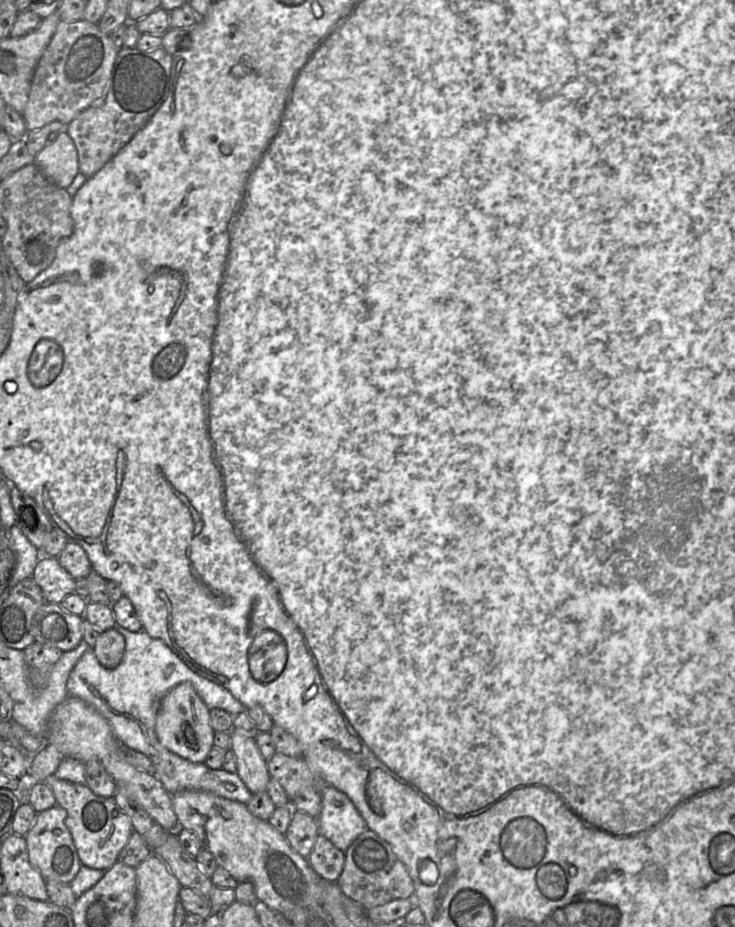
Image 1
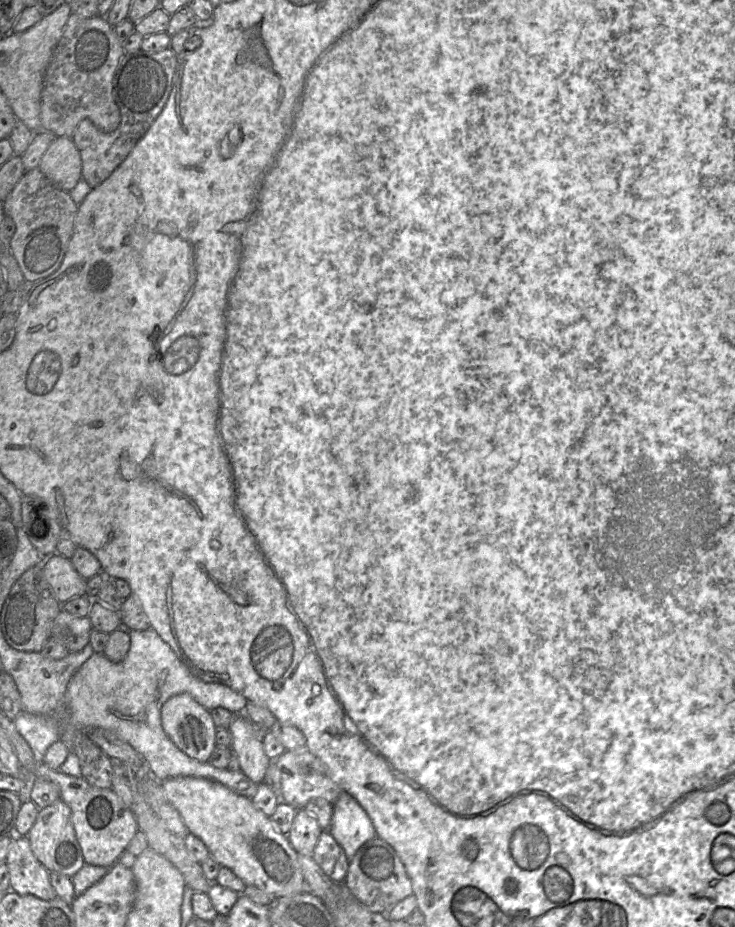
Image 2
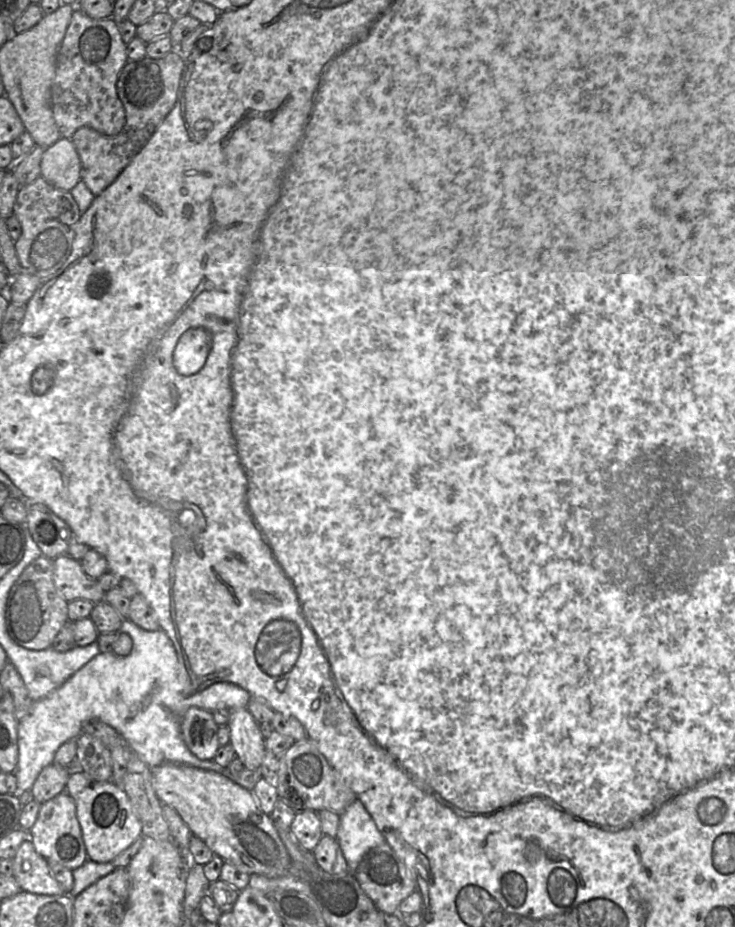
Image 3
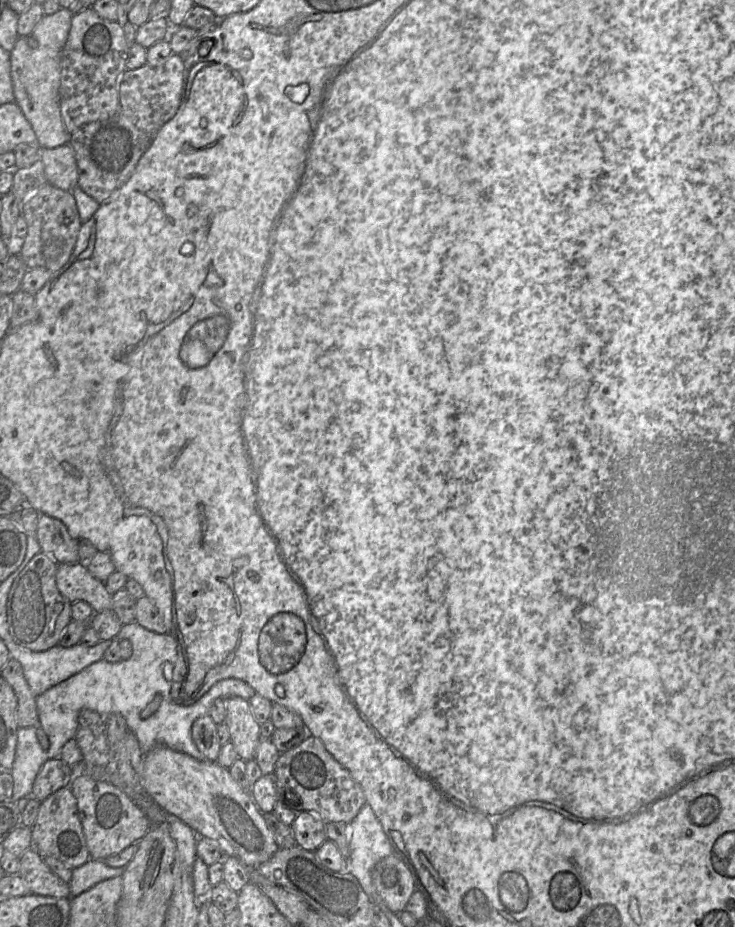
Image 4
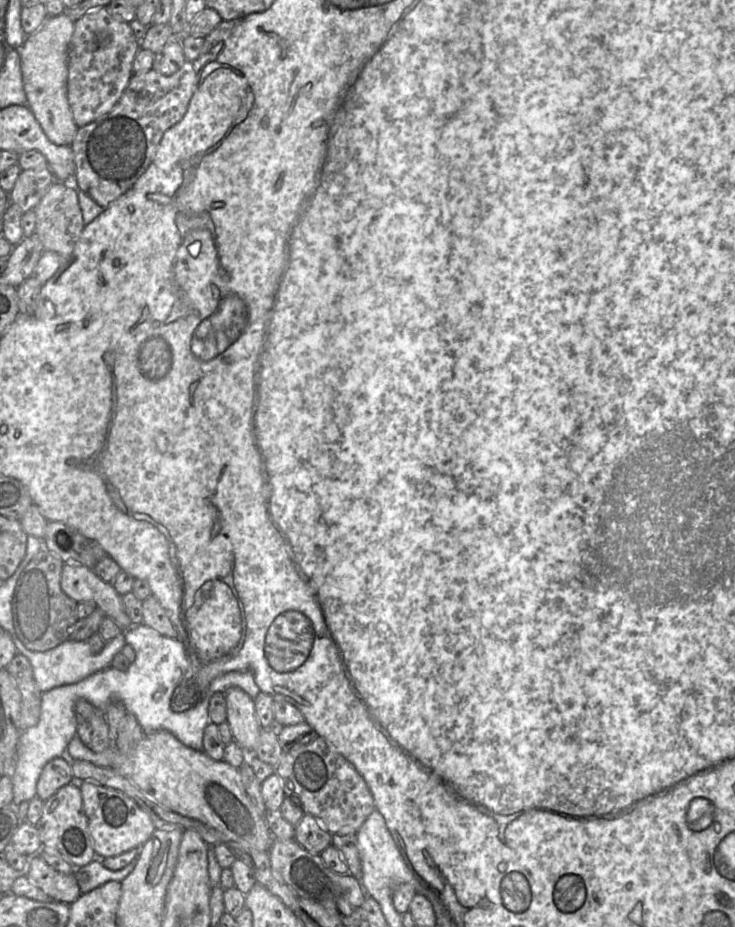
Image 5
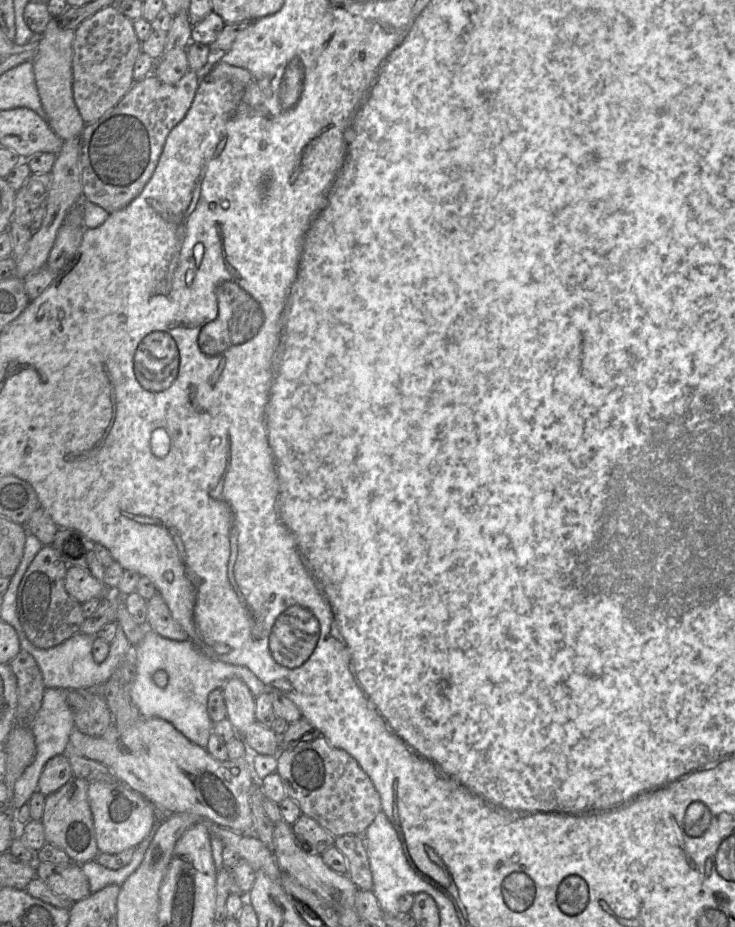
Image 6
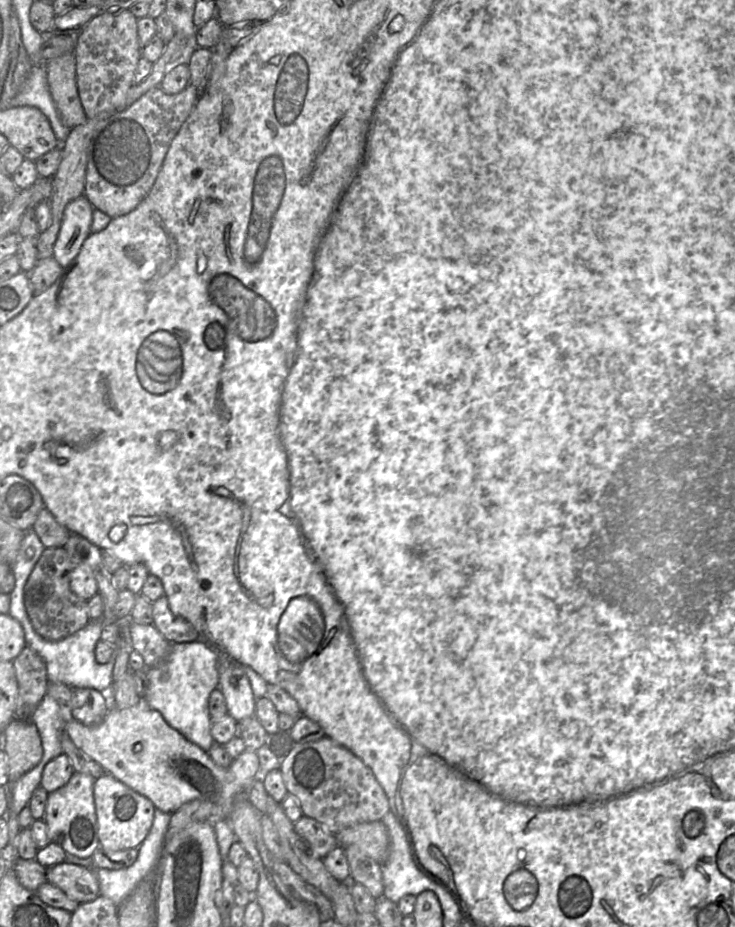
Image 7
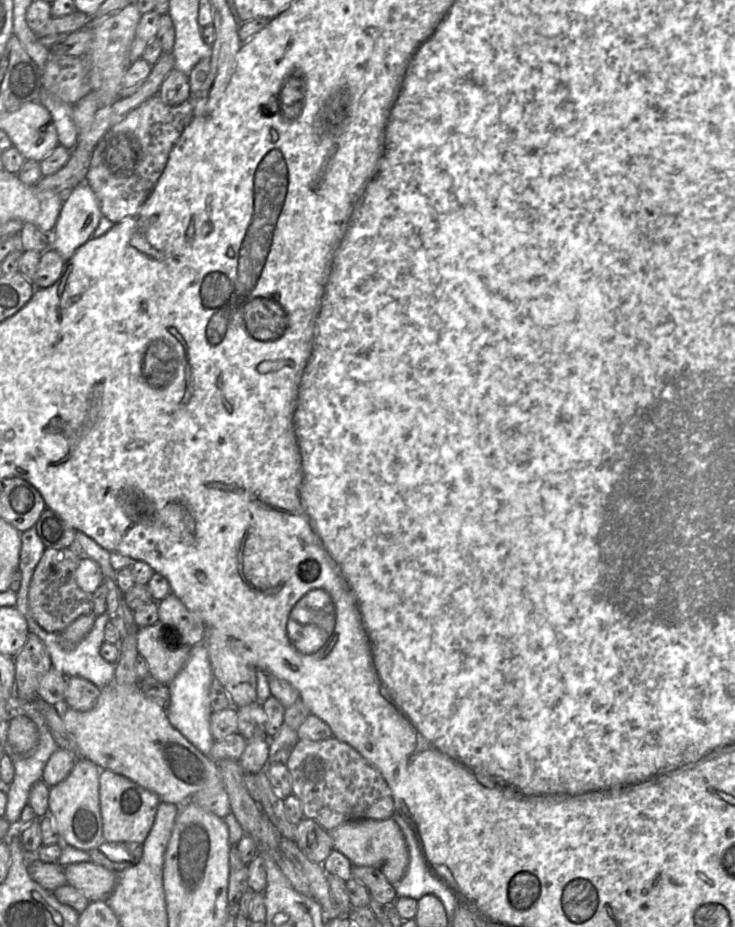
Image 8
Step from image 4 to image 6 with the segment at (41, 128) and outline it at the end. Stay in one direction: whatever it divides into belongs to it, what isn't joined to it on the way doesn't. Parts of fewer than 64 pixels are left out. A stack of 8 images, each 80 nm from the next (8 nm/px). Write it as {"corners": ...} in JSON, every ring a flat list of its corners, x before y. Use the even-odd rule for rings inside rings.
{"corners":[[52,18,47,29,39,36,37,52,32,60,35,83,42,107,47,115,47,123,62,141,79,137,86,125,73,97,74,39,75,30,60,28]]}

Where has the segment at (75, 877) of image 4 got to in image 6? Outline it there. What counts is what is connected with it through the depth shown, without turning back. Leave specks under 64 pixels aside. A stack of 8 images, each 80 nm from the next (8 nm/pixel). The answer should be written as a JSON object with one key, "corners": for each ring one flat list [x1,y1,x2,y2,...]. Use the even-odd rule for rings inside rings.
{"corners":[[155,818,155,822,150,833,135,847,131,861,121,869,108,869,100,865,96,860,90,860,81,864,81,870,86,875,89,882,90,892,97,892,108,885,121,886,142,862,145,852,160,823,161,822]]}

